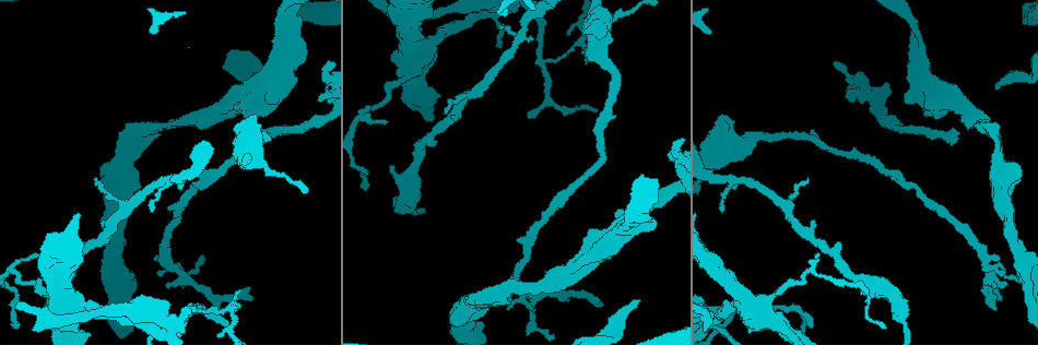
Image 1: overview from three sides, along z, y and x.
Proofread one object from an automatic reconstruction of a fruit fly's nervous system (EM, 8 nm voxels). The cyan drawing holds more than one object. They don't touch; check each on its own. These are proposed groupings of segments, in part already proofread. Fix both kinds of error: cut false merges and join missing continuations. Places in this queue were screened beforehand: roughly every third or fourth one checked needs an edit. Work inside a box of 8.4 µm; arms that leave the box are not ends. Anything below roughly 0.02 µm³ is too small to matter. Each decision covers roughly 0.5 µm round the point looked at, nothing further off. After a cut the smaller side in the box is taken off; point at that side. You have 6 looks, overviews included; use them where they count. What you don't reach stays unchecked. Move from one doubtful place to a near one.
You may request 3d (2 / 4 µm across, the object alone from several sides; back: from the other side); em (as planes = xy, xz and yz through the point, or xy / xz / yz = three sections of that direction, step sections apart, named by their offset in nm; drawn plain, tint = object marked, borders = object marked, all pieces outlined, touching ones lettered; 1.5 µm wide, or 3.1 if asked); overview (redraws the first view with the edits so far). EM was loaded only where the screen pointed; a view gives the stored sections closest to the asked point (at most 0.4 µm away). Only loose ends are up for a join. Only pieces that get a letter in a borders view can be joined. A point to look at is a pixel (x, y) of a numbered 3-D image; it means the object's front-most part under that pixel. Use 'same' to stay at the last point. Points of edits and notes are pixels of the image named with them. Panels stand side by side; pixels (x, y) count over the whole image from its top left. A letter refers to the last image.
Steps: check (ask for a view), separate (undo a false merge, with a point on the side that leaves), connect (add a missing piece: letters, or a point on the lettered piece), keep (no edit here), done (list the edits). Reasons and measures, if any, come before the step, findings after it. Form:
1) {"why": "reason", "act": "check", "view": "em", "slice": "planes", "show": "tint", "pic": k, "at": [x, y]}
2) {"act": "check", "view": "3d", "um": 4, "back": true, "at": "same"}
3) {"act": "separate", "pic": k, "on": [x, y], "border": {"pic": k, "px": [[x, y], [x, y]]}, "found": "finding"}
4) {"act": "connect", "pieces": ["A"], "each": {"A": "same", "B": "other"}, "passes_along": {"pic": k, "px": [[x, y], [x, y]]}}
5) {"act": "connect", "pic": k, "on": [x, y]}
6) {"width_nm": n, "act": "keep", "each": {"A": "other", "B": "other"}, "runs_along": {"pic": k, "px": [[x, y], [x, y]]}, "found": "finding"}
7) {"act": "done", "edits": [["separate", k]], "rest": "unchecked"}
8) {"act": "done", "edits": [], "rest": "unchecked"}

{"why": "arms part here", "act": "check", "view": "3d", "um": 2, "pic": 1, "at": [539, 57]}

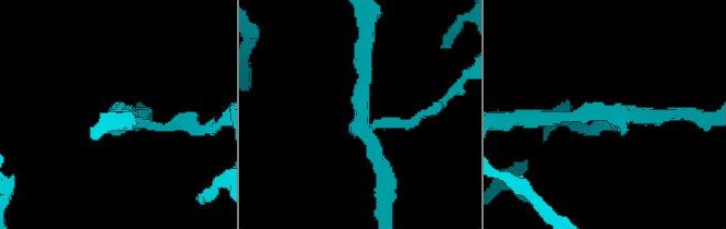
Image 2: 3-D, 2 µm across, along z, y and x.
{"arms": 3, "why": "need the tissue", "act": "check", "view": "em", "slice": "xy", "step": 8, "show": "tint", "pic": 2, "at": [612, 112]}

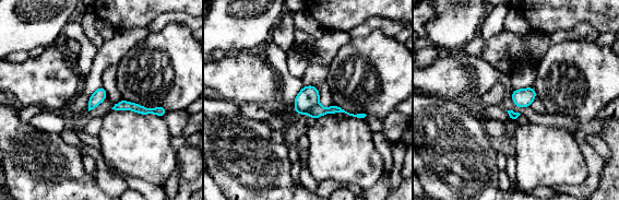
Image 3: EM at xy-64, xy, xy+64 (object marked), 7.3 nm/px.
{"why": "cut it another way", "act": "check", "view": "em", "slice": "planes", "show": "borders", "at": "same"}

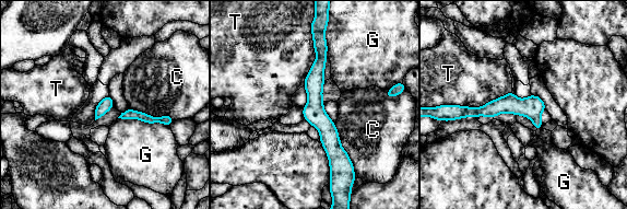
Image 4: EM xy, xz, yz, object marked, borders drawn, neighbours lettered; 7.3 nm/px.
{"act": "separate", "pic": 4, "on": [532, 106], "each": {"C": "other", "G": "other", "T": "other"}, "part_leaving": {"pic": 4, "px": [[320, 39], [315, 114], [334, 167]]}, "found": "a second neuron is stuck on"}

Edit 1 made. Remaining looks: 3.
{"act": "check", "view": "overview"}

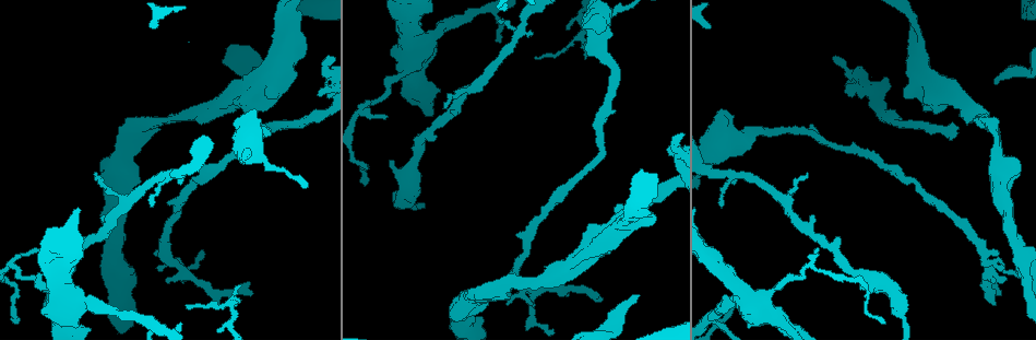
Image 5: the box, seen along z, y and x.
{"why": "branch stops here", "act": "check", "view": "em", "slice": "planes", "show": "borders", "pic": 5, "at": [955, 134]}

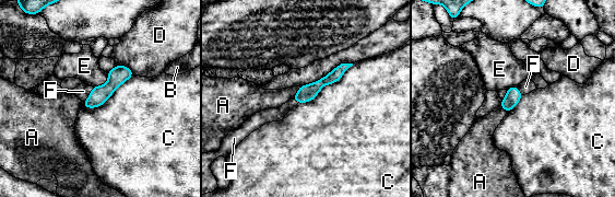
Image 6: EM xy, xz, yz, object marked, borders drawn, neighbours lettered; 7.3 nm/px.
{"act": "connect", "pieces": ["F"], "each": {"A": "other", "B": "other", "C": "other", "D": "other", "E": "other", "F": "same"}, "found": "it goes on there"}

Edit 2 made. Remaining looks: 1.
{"why": "an open end", "act": "check", "view": "em", "slice": "planes", "show": "borders", "pic": 5, "at": [634, 296]}

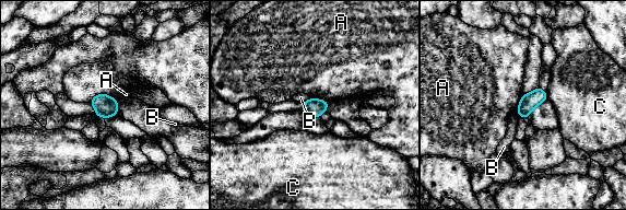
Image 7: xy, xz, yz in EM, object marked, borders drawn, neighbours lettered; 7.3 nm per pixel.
{"width_nm": 120, "longest_contact_nm": ["A", 140], "act": "keep", "each": {"A": "other", "B": "other", "C": "other"}, "found": "no lettered piece goes on from it"}

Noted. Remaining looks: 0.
{"act": "done", "edits": [["separate", 4], ["connect", 6]], "rest": "unchecked"}

